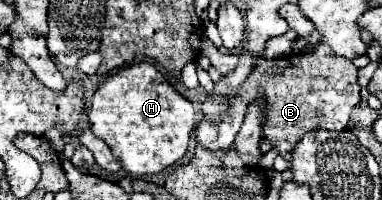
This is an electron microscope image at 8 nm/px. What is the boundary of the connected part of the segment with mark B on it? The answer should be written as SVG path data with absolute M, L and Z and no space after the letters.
M320 44L310 54L294 54L290 58L274 58L260 60L250 78L240 88L236 98L230 98L228 112L220 124L200 122L196 126L196 144L208 150L222 150L234 142L234 136L240 130L246 106L254 100L266 96L268 98L268 120L264 126L264 138L268 138L288 162L292 158L292 150L300 142L300 138L312 130L344 130L350 118L350 110L360 102L360 84L358 84L358 68L348 58L340 58L332 52L328 44Z

